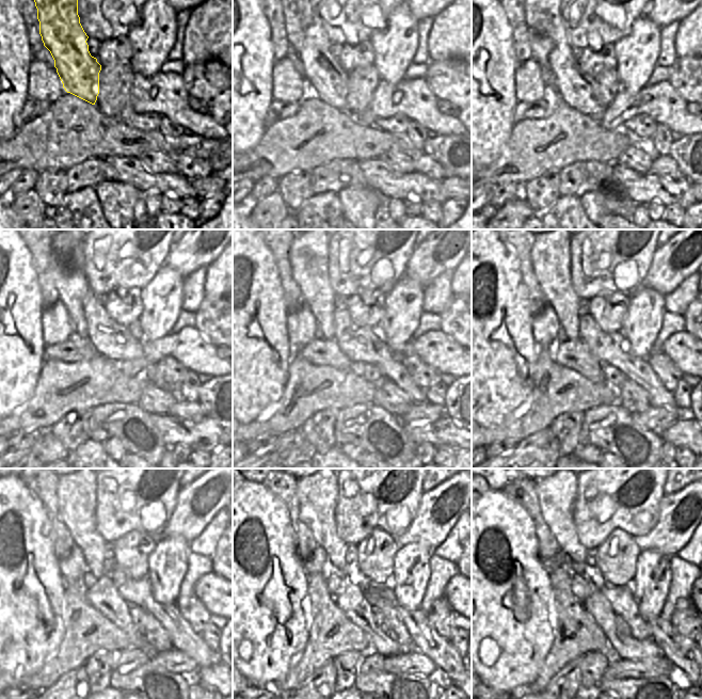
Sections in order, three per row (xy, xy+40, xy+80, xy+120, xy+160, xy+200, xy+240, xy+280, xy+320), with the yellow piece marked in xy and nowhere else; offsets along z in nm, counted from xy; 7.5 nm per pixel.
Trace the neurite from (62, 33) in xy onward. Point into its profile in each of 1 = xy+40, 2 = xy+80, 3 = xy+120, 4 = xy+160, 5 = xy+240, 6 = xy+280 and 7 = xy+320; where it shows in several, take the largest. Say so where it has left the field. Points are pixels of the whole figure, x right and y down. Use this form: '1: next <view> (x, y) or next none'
1: next xy+40 (306, 36)
2: next xy+80 (575, 89)
3: next xy+120 (110, 339)
4: next xy+160 (362, 345)
5: next xy+240 (139, 592)
6: next xy+280 (425, 638)
7: next xy+320 (687, 660)

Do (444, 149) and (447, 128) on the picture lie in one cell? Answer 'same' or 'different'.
different

